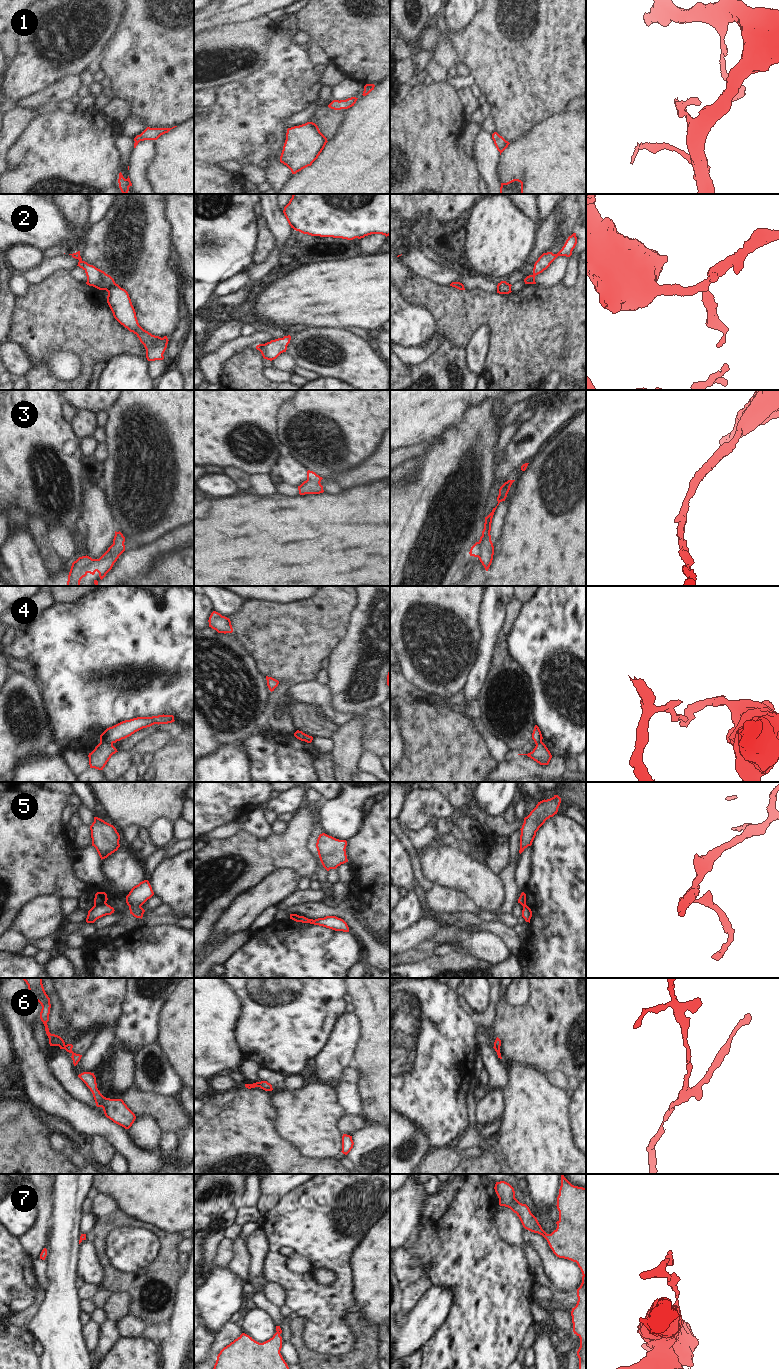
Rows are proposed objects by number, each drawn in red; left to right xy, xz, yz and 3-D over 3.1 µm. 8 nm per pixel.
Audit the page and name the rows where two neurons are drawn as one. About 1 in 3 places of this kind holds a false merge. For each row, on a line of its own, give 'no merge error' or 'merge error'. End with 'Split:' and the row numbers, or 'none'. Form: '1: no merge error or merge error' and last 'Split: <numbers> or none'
1: no merge error
2: no merge error
3: no merge error
4: merge error
5: merge error
6: no merge error
7: no merge error
Split: 4, 5

